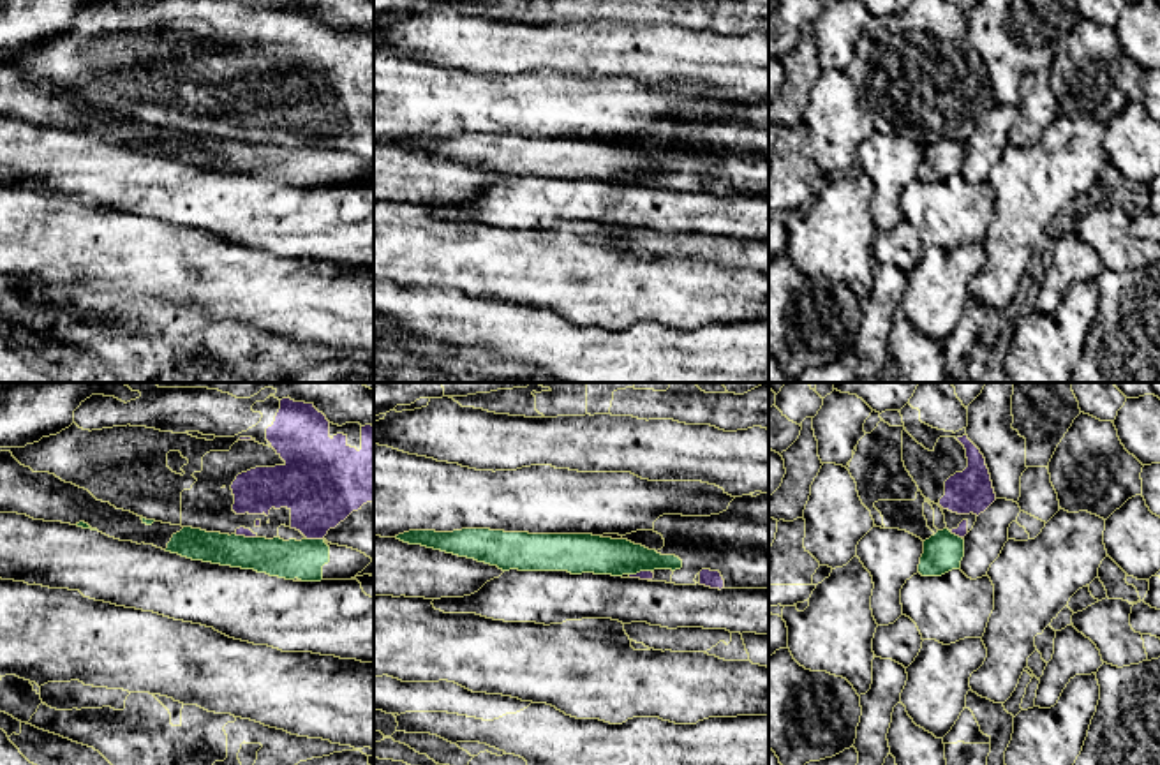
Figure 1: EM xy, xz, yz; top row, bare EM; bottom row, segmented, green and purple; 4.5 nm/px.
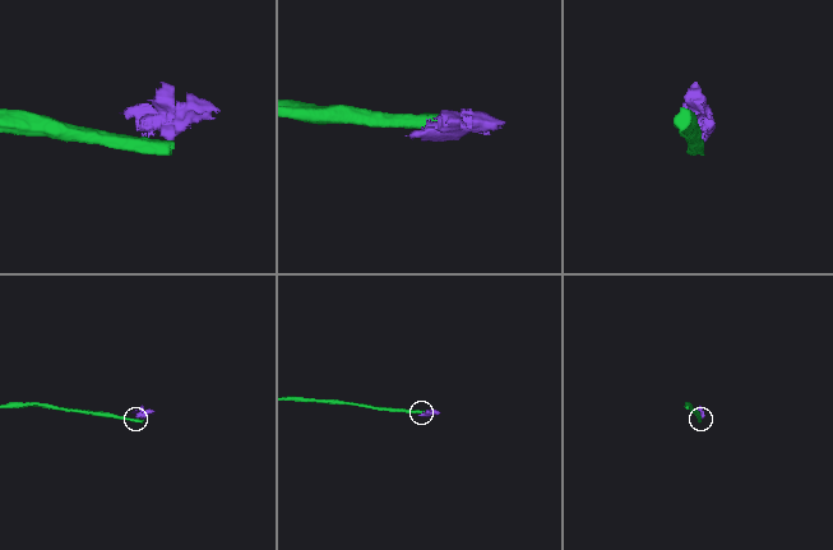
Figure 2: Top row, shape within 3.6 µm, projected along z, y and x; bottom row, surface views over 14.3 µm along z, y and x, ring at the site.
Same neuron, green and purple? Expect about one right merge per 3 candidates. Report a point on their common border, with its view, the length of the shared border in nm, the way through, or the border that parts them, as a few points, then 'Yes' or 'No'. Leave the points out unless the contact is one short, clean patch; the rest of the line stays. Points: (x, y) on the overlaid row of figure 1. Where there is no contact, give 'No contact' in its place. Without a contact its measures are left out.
Touches green at xy (314, 540). Shared border 80 nm. No

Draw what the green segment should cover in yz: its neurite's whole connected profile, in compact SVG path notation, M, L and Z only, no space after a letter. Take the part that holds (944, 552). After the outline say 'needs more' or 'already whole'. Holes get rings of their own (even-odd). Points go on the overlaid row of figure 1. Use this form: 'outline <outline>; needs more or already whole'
outline M948 529L938 531L924 541L918 573L922 576L941 576L961 568L964 557L964 539Z; already whole

